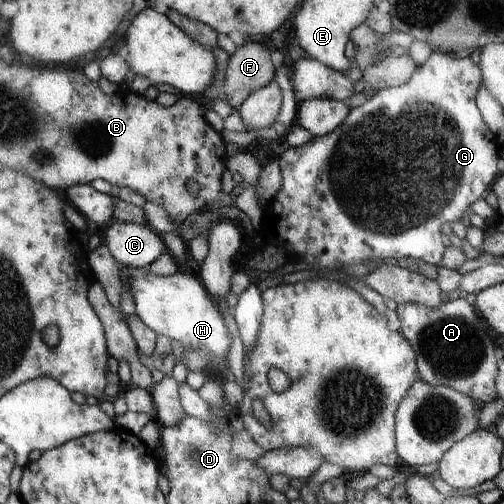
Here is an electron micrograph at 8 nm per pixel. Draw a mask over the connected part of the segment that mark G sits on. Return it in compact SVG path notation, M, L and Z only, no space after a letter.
M432 52L423 64L416 65L413 74L407 82L396 87L387 87L378 90L374 95L369 96L357 107L351 107L343 122L339 123L329 134L323 136L311 136L301 146L288 147L278 157L278 165L281 175L281 186L275 192L273 198L260 208L261 226L256 232L263 238L264 243L273 242L275 246L281 246L287 255L296 255L297 260L303 260L313 268L319 270L338 270L343 264L357 264L365 260L377 260L377 258L393 258L399 260L404 258L411 261L413 265L440 266L443 254L443 240L441 240L441 224L443 222L457 222L463 216L463 212L475 202L482 198L499 172L496 168L500 145L496 138L479 114L475 106L475 92L482 84L481 72L477 64L473 64L469 56L460 59L453 58L446 54Z

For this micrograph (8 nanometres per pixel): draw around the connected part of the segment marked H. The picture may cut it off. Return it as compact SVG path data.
M127 267L129 270L129 292L133 298L134 313L145 326L156 335L167 337L176 347L176 352L186 372L209 374L216 379L233 380L225 356L231 344L231 334L223 323L211 296L205 292L196 275L175 272L173 276L155 276L144 268Z

